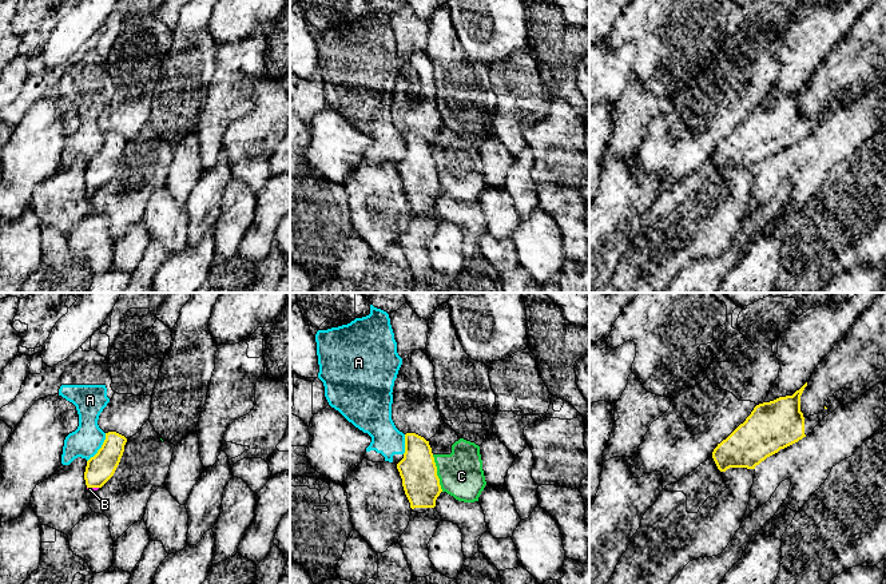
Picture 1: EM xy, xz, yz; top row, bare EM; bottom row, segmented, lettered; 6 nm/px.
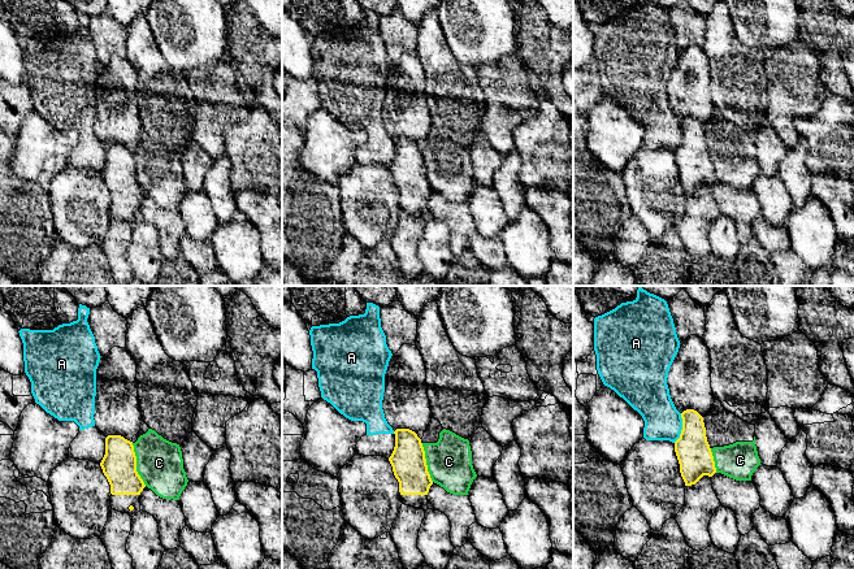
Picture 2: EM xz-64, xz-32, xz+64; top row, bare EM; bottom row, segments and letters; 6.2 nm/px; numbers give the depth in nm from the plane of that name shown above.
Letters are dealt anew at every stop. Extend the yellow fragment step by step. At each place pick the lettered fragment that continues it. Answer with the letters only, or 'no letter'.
B

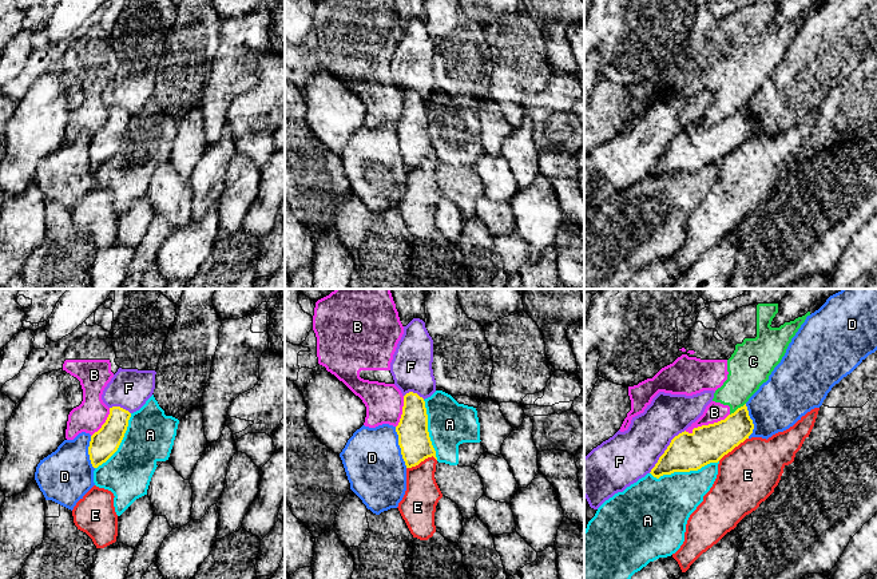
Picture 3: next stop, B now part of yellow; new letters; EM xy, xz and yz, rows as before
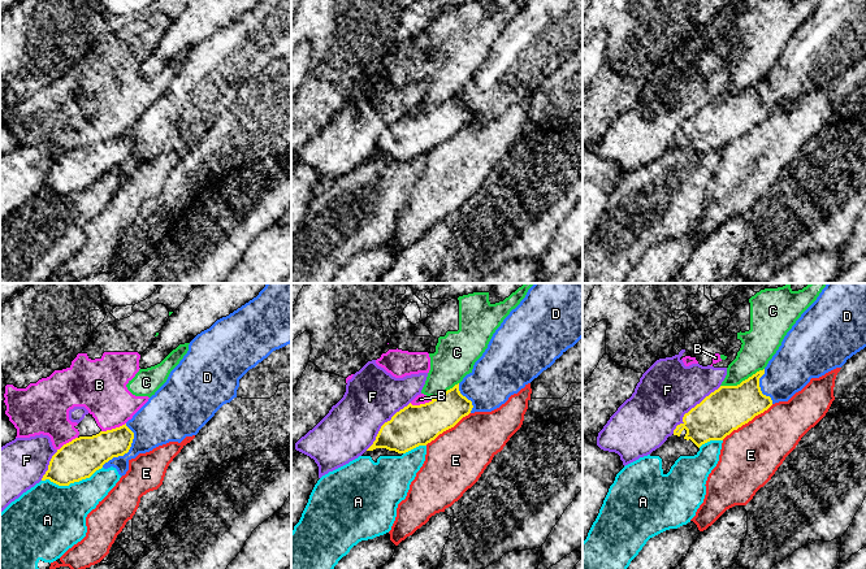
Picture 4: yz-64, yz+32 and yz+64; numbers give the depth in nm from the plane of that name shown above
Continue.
no letter

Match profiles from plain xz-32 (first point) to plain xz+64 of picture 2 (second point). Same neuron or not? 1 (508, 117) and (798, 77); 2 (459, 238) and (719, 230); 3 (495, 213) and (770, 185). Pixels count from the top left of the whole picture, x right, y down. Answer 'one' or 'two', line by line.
1: one
2: two
3: one

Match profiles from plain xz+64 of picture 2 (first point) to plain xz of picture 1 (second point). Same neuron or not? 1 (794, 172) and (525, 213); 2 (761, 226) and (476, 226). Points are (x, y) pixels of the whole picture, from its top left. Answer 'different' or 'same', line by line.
1: same
2: different

